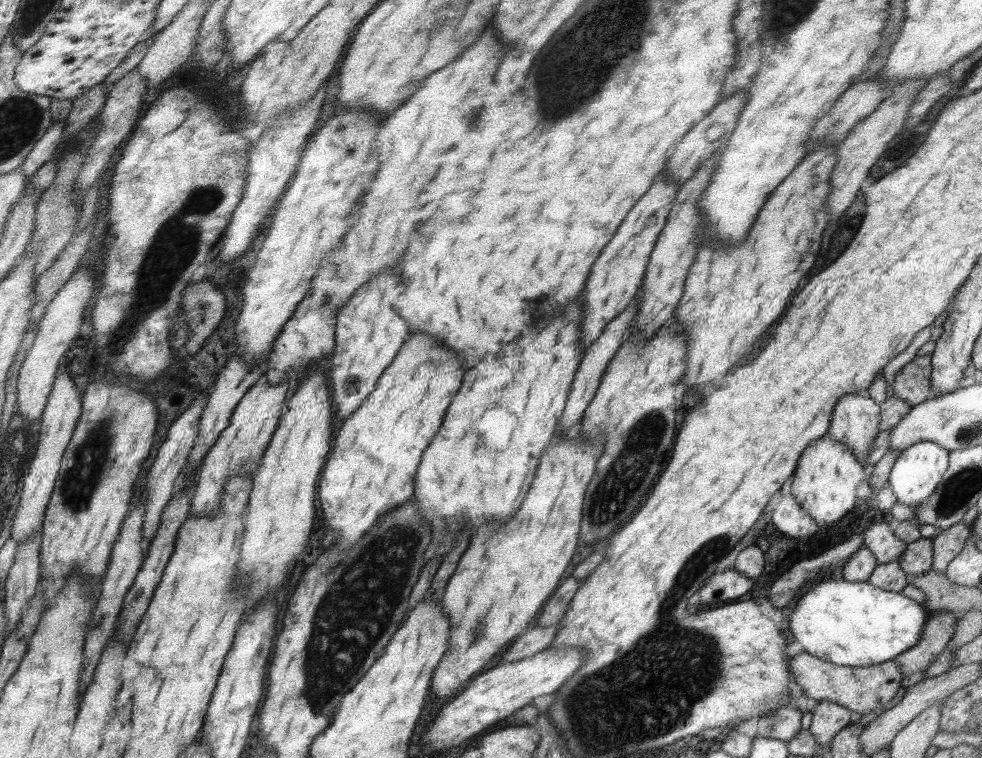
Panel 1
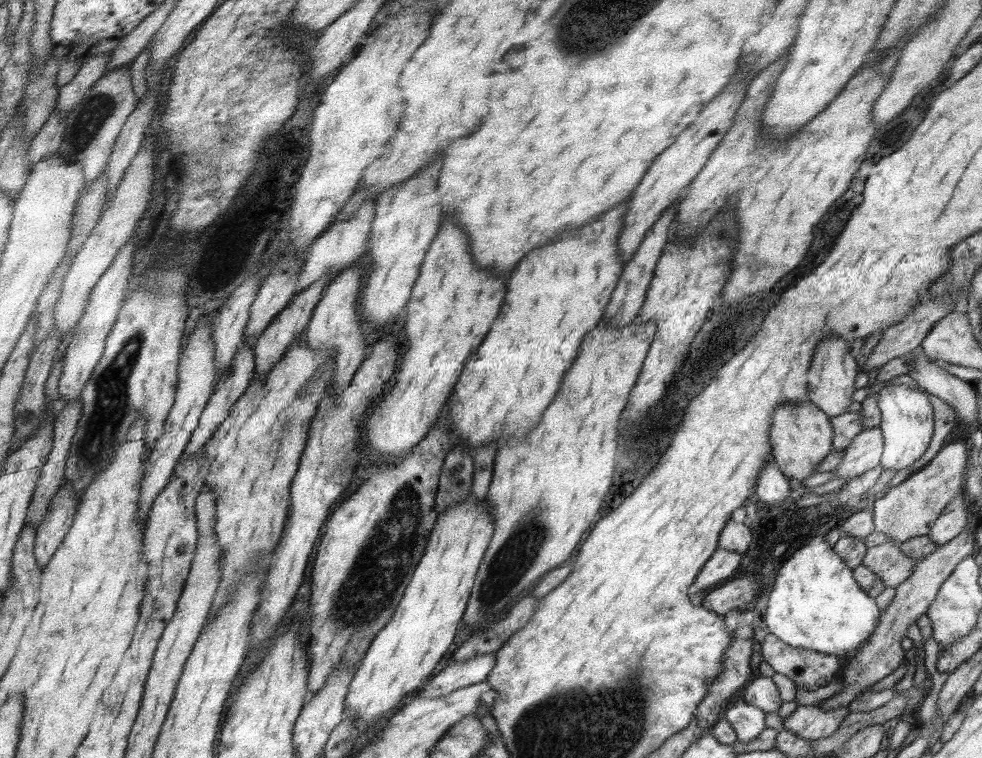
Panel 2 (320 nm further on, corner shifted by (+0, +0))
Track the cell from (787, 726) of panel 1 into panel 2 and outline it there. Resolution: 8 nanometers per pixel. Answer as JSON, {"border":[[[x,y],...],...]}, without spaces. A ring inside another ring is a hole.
{"border":[[[763,675],[749,682],[741,692],[747,704],[760,708],[765,714],[778,712],[784,702],[776,683],[770,677]]]}

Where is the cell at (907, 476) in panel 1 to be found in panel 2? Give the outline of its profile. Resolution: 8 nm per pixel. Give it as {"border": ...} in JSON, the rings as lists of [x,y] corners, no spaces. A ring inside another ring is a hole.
{"border":[[[898,383],[878,385],[878,406],[882,422],[878,426],[884,437],[880,467],[883,470],[901,471],[909,468],[926,452],[934,434],[934,409],[929,393]]]}

